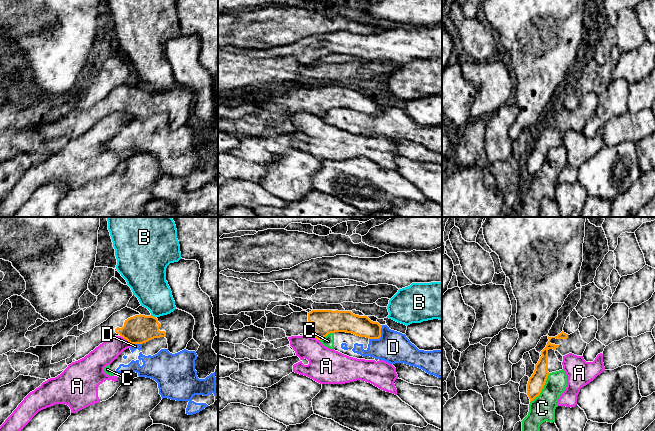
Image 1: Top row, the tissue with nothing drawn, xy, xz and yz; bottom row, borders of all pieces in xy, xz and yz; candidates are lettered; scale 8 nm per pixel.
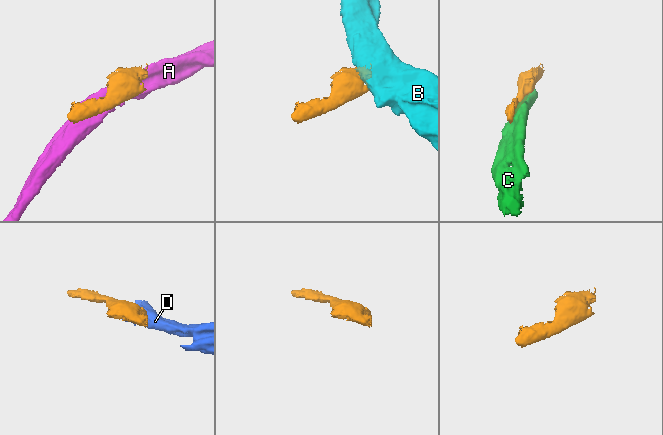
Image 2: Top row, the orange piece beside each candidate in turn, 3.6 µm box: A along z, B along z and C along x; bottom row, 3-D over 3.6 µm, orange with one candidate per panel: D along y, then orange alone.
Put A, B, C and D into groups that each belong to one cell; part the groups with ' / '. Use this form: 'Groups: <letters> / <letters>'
Groups: A / B / C D

